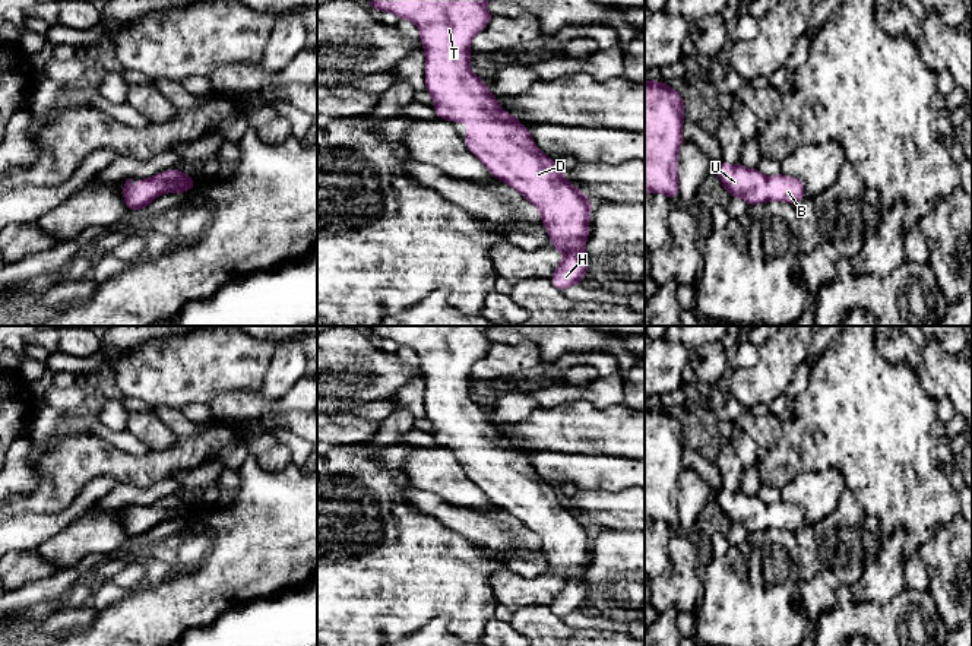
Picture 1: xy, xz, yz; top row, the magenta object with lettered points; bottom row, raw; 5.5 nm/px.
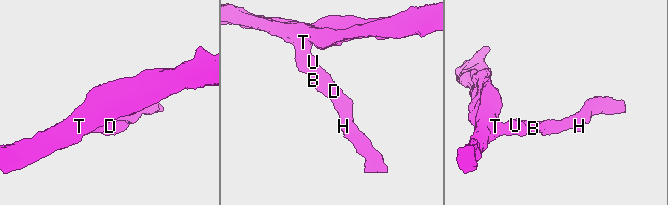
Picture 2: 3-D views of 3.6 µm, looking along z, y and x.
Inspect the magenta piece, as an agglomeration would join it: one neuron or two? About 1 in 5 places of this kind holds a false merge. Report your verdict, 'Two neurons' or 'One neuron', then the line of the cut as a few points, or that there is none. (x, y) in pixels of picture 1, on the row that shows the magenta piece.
One neuron. No split

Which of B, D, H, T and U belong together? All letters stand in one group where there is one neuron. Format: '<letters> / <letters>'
B D H T U

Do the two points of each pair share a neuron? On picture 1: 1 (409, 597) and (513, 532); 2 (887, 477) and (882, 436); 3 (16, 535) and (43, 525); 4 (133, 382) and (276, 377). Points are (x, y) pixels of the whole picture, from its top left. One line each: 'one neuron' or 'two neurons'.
1: two neurons
2: one neuron
3: one neuron
4: two neurons

